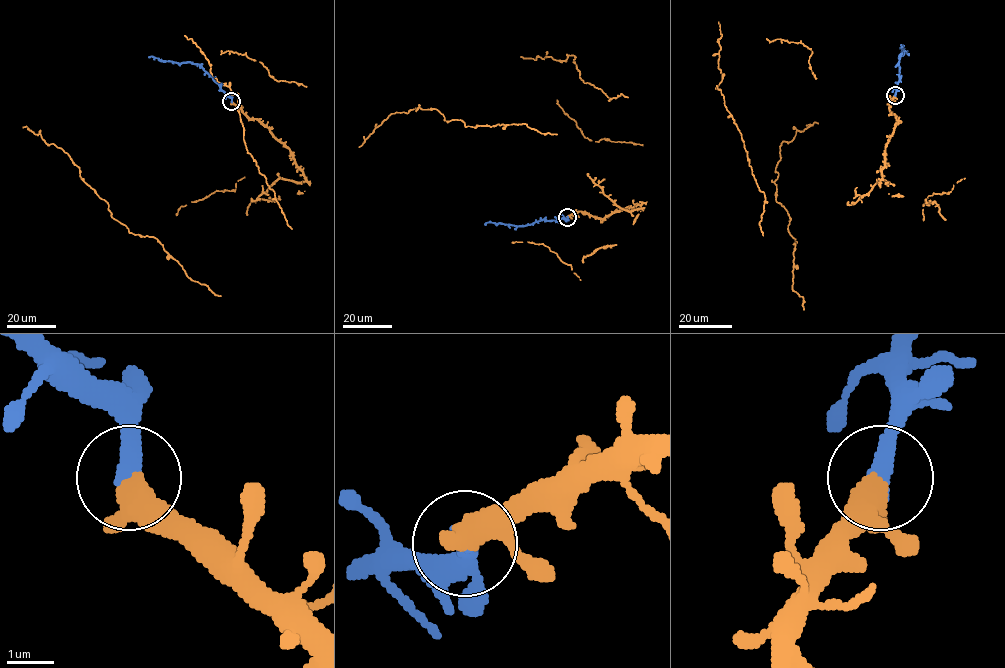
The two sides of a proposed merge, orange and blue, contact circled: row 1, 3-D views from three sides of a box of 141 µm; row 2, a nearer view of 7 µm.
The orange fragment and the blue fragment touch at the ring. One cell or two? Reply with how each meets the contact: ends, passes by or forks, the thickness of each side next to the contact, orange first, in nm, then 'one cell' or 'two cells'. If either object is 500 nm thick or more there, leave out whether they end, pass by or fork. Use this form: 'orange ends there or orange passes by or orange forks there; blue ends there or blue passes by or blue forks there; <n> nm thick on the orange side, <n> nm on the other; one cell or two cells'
550 nm thick on the orange side, 420 nm on the other; one cell

